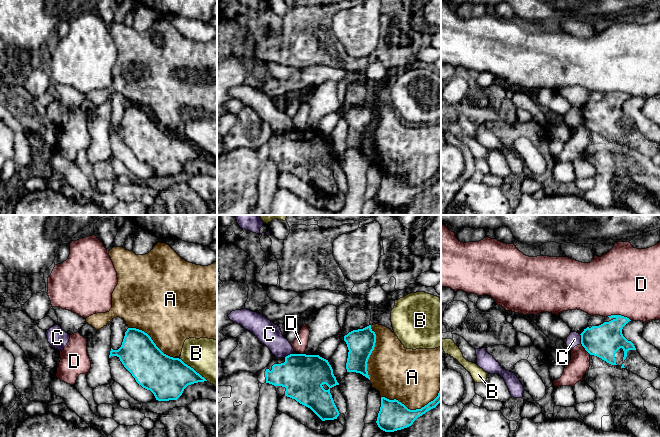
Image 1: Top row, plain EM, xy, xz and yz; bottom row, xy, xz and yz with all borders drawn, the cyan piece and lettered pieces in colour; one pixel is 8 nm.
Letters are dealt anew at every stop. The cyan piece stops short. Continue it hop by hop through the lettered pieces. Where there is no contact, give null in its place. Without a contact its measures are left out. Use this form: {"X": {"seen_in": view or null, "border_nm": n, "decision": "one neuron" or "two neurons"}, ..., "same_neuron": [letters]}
{"A": {"seen_in": "xz", "border_nm": 480, "decision": "two neurons"}, "B": {"seen_in": "xy", "border_nm": 280, "decision": "two neurons"}, "C": {"seen_in": "yz", "border_nm": 80, "decision": "two neurons"}, "D": {"seen_in": "yz", "border_nm": 190, "decision": "two neurons"}, "same_neuron": []}

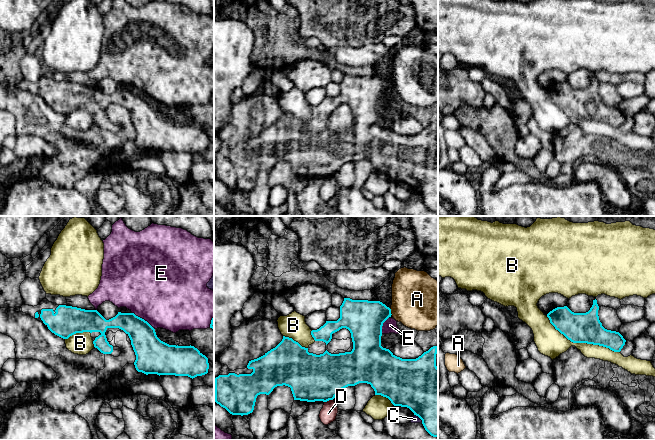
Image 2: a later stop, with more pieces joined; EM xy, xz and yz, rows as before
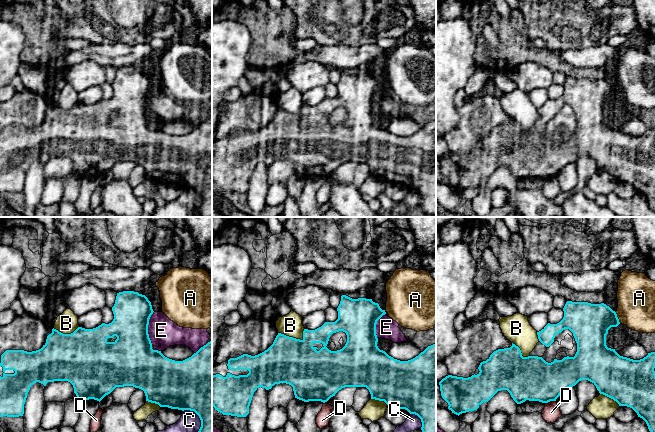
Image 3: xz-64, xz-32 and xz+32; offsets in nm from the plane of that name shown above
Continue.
{"A": {"seen_in": "xz", "border_nm": 60, "decision": "two neurons"}, "B": {"seen_in": "yz", "border_nm": 650, "decision": "two neurons"}, "C": {"seen_in": "xz", "border_nm": 100, "decision": "two neurons"}, "D": {"seen_in": "xz", "border_nm": 80, "decision": "two neurons"}, "E": {"seen_in": "xy", "border_nm": 220, "decision": "two neurons"}, "same_neuron": []}

